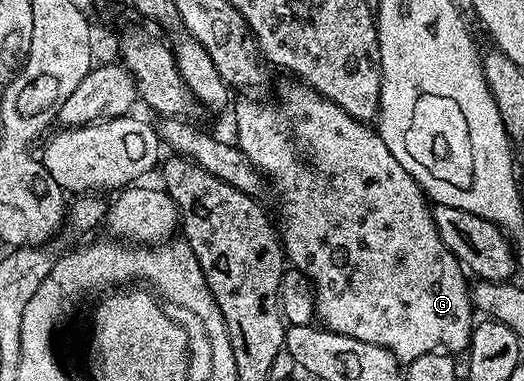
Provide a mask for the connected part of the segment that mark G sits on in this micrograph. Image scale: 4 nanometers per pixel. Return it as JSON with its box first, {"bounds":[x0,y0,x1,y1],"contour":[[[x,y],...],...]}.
{"bounds":[235,79,474,363],"contour":[[[295,79],[289,80],[289,85],[284,85],[276,93],[276,105],[263,105],[260,99],[240,99],[236,105],[236,137],[235,144],[240,146],[240,150],[246,155],[246,159],[265,178],[272,180],[272,185],[276,188],[276,193],[284,202],[280,205],[280,221],[278,217],[278,236],[281,245],[284,247],[284,256],[290,262],[291,268],[308,278],[313,290],[316,303],[315,316],[318,321],[325,325],[328,333],[338,335],[350,335],[350,339],[362,339],[362,343],[374,343],[386,351],[390,351],[396,356],[396,360],[407,363],[418,359],[427,353],[443,351],[449,355],[463,354],[467,350],[474,320],[474,306],[470,292],[470,281],[466,276],[466,270],[454,254],[442,243],[442,239],[436,230],[436,224],[432,218],[433,206],[429,198],[420,195],[416,201],[416,209],[408,205],[404,209],[404,196],[407,193],[421,192],[418,182],[416,182],[390,155],[386,143],[381,139],[379,132],[371,124],[354,119],[338,103],[326,99],[322,94],[315,93],[309,85],[305,85]]]}

